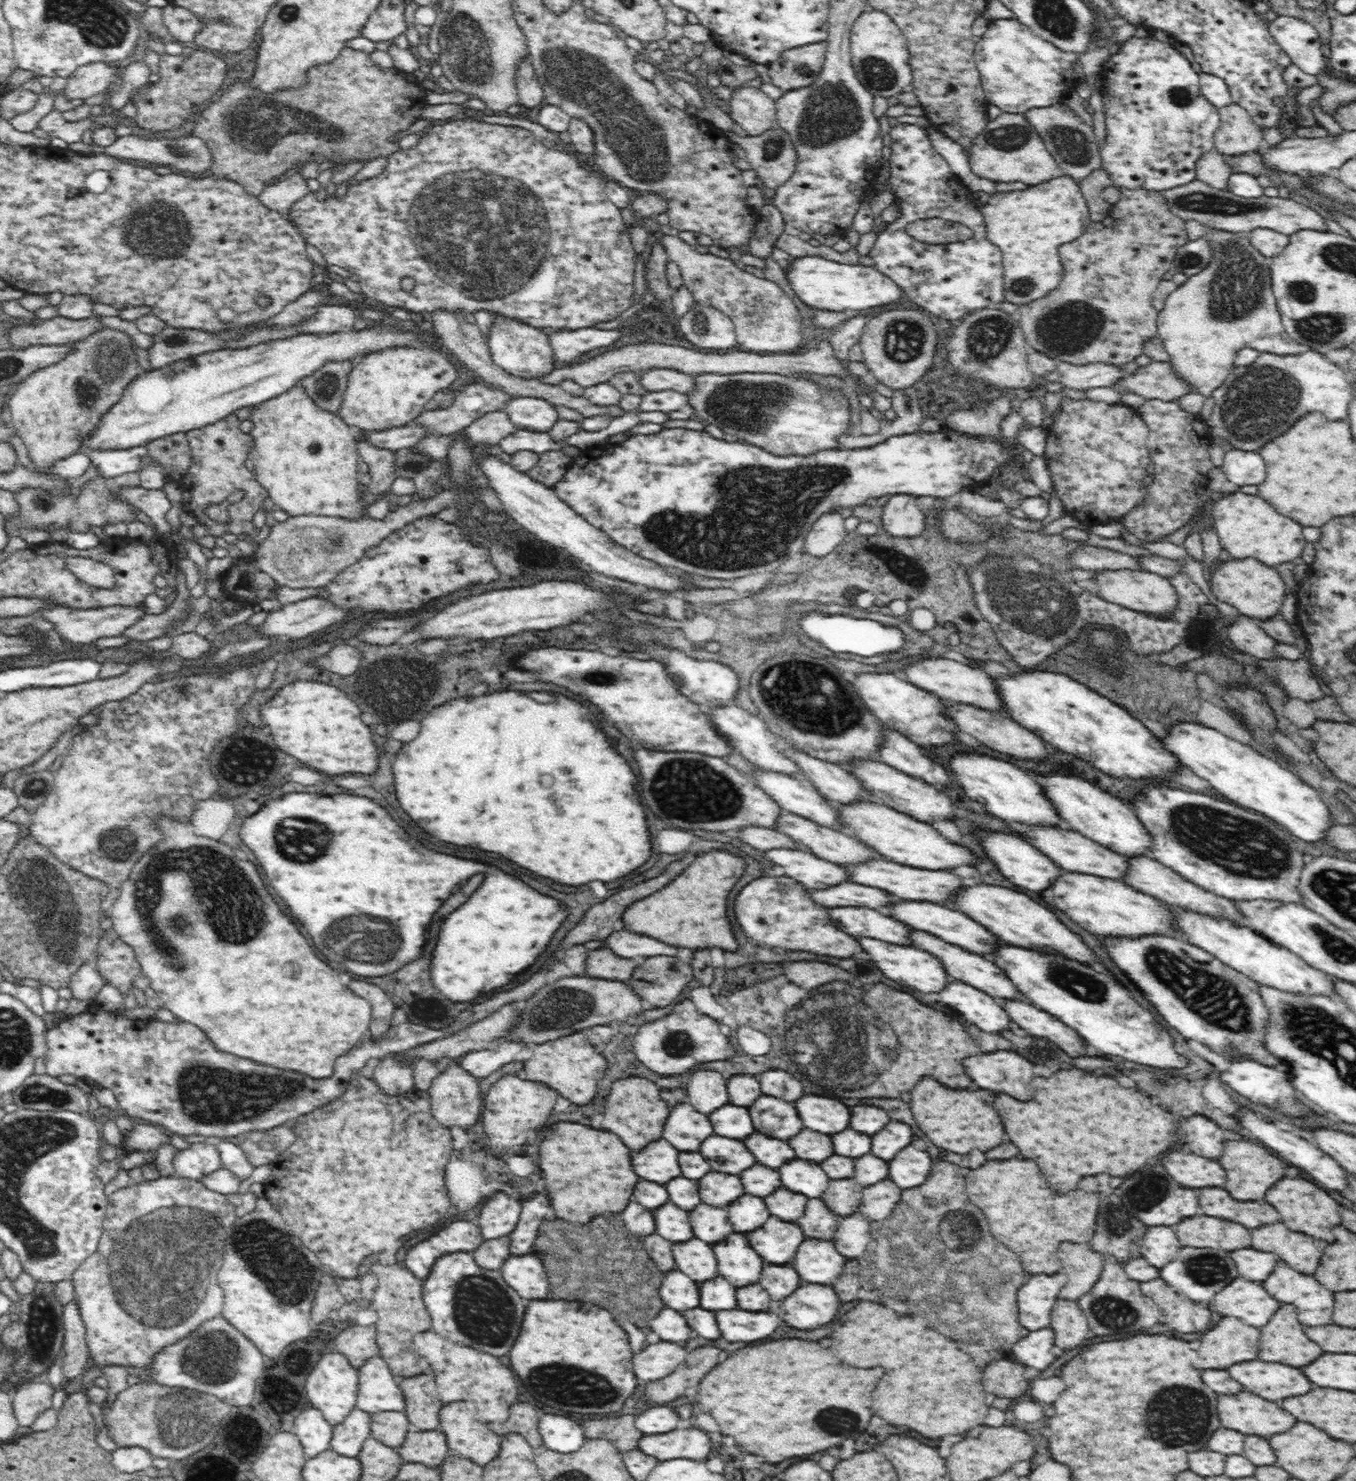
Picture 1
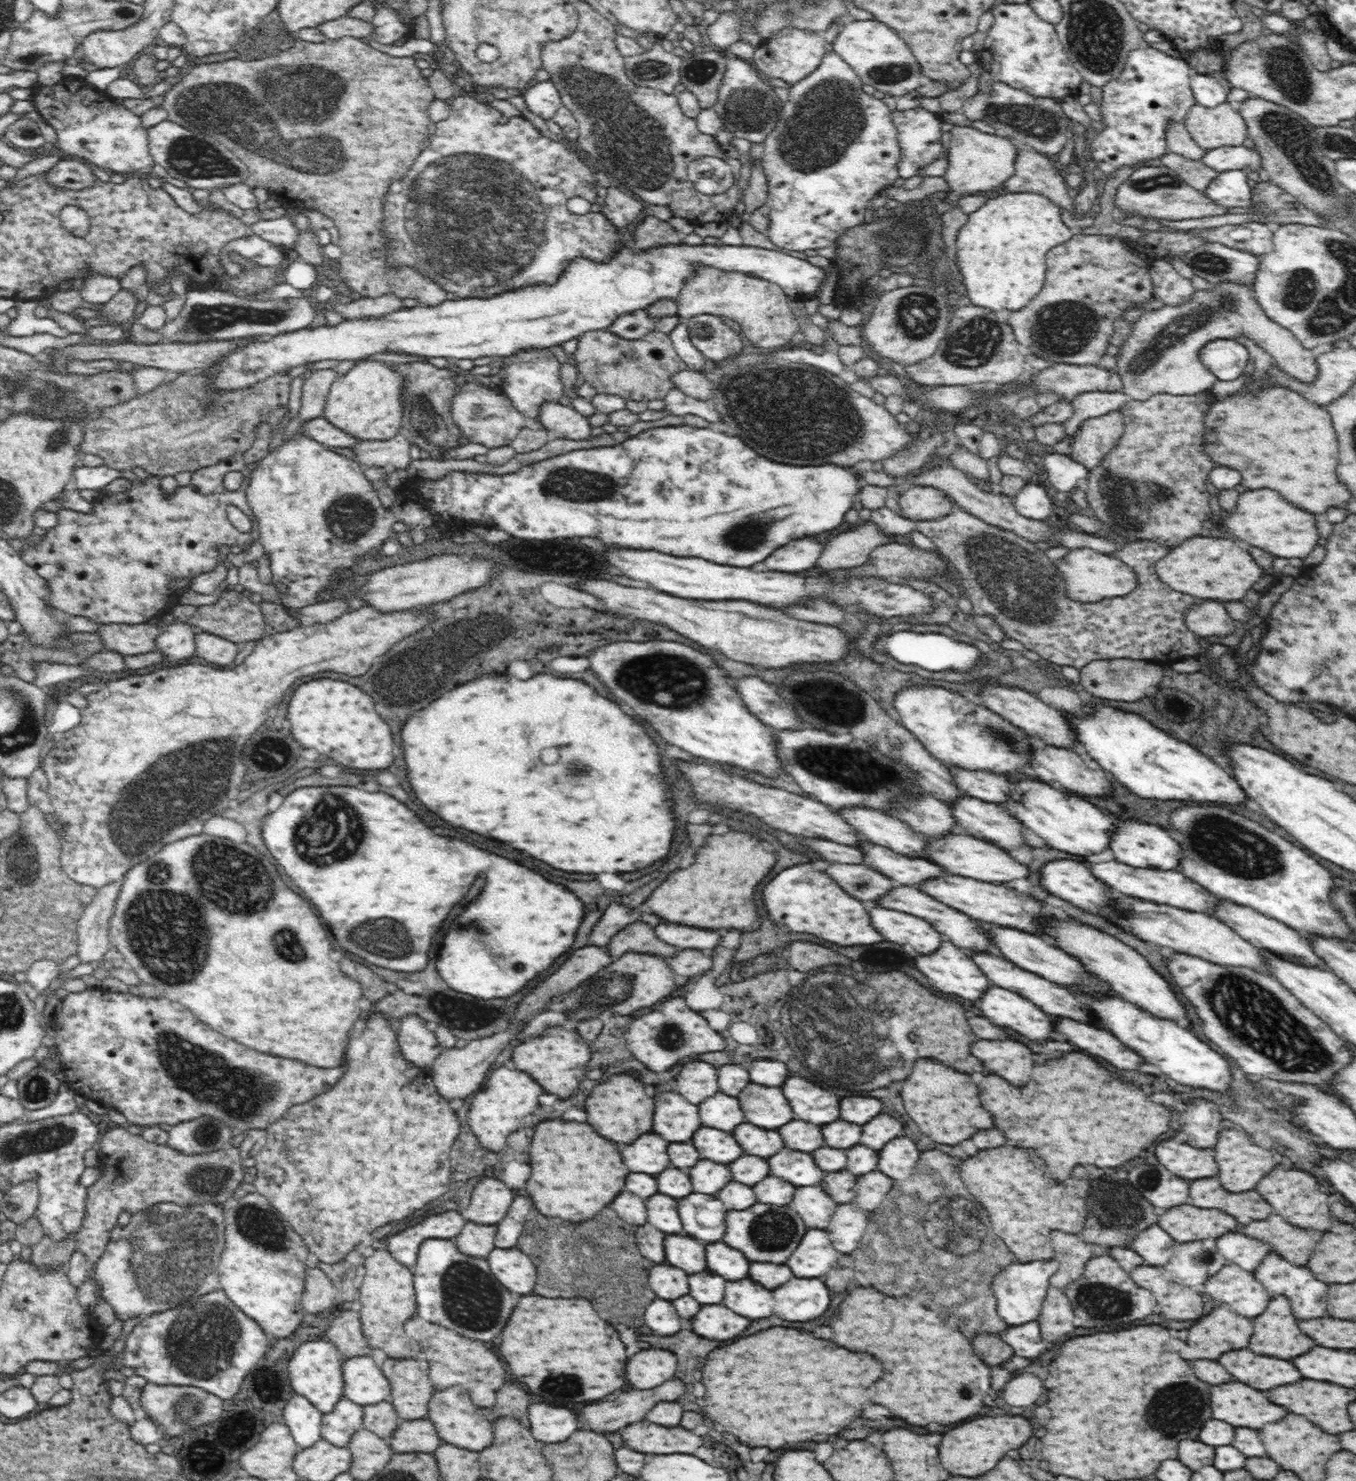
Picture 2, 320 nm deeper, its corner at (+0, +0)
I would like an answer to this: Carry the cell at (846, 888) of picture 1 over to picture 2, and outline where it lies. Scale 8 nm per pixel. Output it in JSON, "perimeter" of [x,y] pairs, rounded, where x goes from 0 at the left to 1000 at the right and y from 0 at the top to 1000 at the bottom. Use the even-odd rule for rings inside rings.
{"perimeter":[[[664,598],[664,600],[659,600],[658,602],[655,602],[653,605],[650,605],[647,608],[647,610],[650,613],[656,613],[656,614],[664,614],[664,616],[668,616],[668,617],[674,617],[674,619],[678,619],[681,620],[683,623],[689,624],[689,627],[693,629],[693,631],[698,631],[702,637],[706,637],[708,640],[714,640],[714,641],[721,641],[721,643],[732,643],[732,645],[737,644],[735,639],[730,637],[730,635],[727,635],[727,629],[724,629],[724,627],[721,627],[721,623],[717,621],[715,619],[704,614],[704,613],[698,613],[698,610],[692,610],[692,608],[689,608],[687,605],[683,605],[681,602],[676,601],[676,600],[671,600],[671,598]]]}

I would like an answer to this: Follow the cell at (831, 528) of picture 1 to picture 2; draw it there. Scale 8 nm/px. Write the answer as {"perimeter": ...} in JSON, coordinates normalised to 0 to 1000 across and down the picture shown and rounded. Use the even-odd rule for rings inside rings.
{"perimeter":[[[591,363],[583,365],[580,370],[574,370],[568,378],[563,378],[562,381],[556,381],[556,384],[560,385],[571,385],[575,386],[590,386],[601,382],[606,374],[607,367],[600,363]]]}

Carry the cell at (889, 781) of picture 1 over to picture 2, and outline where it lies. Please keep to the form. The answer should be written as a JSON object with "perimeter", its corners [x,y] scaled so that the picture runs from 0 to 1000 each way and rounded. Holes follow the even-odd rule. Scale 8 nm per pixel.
{"perimeter":[[[713,537],[704,541],[701,546],[705,555],[720,566],[729,567],[740,574],[758,571],[754,556],[736,543],[729,543]]]}

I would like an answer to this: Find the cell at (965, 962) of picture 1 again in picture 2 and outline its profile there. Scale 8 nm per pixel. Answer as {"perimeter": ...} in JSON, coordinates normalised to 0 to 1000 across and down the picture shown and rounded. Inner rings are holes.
{"perimeter":[[[718,644],[717,648],[721,651],[721,654],[730,660],[730,663],[733,666],[737,666],[737,667],[742,667],[742,668],[746,668],[755,674],[758,674],[760,677],[768,679],[770,683],[773,685],[779,685],[779,686],[785,686],[785,687],[791,687],[791,689],[798,689],[798,690],[807,690],[804,689],[804,683],[801,683],[801,678],[798,678],[791,670],[782,667],[780,664],[777,663],[773,663],[767,659],[763,659],[761,656],[754,656],[754,654],[751,654],[749,651],[745,651],[743,648],[739,648],[736,647],[737,644]]]}

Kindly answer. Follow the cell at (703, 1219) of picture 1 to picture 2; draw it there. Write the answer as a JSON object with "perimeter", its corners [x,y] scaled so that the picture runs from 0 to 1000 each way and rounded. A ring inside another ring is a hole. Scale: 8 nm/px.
{"perimeter":[[[510,804],[507,808],[499,810],[499,818],[501,825],[504,826],[504,832],[512,835],[516,840],[521,839],[529,839],[534,835],[535,831],[535,815],[528,808],[518,807],[518,806]]]}

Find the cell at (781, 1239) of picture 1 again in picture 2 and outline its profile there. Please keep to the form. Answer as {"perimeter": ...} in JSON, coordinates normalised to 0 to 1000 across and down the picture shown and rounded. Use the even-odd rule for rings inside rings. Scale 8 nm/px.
{"perimeter":[[[560,812],[552,814],[550,817],[538,817],[535,825],[535,840],[549,845],[550,849],[555,852],[563,851],[569,853],[578,853],[583,849],[583,847],[587,844],[587,841],[590,840],[591,835],[596,830],[592,822],[583,814],[574,814],[560,813]]]}

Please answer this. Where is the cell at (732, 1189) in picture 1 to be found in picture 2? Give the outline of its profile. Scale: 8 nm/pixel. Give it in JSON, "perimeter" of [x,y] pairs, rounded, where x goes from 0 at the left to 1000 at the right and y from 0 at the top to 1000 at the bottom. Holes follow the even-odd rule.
{"perimeter":[[[515,783],[513,787],[510,787],[507,790],[511,804],[518,807],[529,806],[540,797],[537,787],[527,786],[525,783]]]}

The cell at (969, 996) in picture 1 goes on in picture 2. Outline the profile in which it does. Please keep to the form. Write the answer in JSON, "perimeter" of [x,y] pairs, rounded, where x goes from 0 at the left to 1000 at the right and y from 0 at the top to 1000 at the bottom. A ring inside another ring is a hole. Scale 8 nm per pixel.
{"perimeter":[[[732,666],[720,678],[730,690],[742,691],[742,694],[746,694],[760,702],[771,702],[777,698],[777,691],[774,691],[773,685],[752,671]]]}

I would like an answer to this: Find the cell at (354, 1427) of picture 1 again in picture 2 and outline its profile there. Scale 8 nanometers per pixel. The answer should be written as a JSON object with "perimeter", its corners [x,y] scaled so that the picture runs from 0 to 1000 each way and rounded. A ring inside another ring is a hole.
{"perimeter":[[[253,943],[245,953],[237,955],[237,971],[251,978],[255,977],[259,970],[268,964],[268,949]]]}

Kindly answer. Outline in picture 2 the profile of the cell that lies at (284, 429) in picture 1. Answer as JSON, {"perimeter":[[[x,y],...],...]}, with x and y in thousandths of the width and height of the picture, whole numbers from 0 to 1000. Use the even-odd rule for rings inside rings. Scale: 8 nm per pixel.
{"perimeter":[[[229,295],[212,297],[197,306],[184,319],[181,334],[190,357],[190,366],[193,367],[194,374],[199,379],[199,394],[203,396],[207,409],[214,416],[219,416],[222,411],[235,407],[254,384],[261,383],[274,370],[287,365],[289,354],[293,352],[285,340],[279,337],[277,327],[271,325],[263,311],[240,304]]]}

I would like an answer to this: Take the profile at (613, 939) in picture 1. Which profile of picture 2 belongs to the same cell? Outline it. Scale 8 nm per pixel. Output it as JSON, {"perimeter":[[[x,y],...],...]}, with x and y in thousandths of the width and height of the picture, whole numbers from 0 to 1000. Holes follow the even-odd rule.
{"perimeter":[[[485,624],[484,625],[484,632],[496,639],[500,640],[528,640],[531,638],[531,631],[527,628],[516,628],[516,627],[509,627],[509,625],[501,625],[501,624]]]}

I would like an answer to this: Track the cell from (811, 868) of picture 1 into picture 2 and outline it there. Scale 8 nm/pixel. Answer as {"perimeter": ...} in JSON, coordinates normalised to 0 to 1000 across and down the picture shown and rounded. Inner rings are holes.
{"perimeter":[[[637,582],[636,583],[626,584],[616,583],[609,586],[609,590],[615,593],[627,605],[633,608],[646,608],[647,605],[652,605],[656,600],[659,600],[659,596],[649,589],[645,589]]]}

